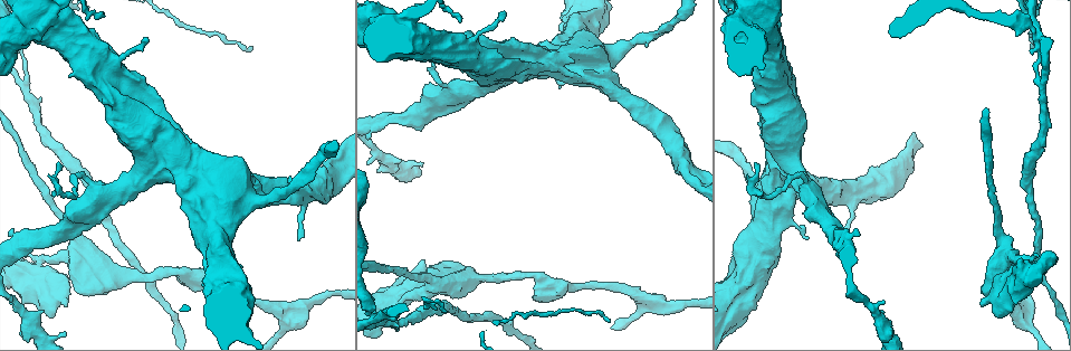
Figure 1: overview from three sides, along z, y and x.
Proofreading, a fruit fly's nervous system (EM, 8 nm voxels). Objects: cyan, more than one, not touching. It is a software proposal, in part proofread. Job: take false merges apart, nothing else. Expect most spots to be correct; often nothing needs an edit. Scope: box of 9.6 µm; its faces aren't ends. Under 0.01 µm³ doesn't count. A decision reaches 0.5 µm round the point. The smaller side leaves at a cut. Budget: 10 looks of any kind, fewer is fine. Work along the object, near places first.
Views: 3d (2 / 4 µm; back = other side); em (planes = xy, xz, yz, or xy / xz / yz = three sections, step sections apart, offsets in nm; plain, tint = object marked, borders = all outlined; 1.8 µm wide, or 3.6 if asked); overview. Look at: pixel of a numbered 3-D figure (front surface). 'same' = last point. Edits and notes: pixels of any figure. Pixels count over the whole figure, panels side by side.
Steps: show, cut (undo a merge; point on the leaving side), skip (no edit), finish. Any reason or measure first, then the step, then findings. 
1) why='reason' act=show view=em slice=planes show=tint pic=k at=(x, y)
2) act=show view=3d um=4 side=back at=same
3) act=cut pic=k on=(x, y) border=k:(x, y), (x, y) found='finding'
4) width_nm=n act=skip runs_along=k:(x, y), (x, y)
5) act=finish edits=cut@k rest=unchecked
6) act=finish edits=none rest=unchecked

why='closes a loop' act=show view=em slice=planes show=tint pic=1 at=(1005, 256)

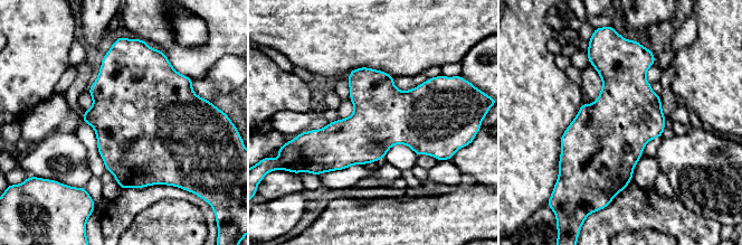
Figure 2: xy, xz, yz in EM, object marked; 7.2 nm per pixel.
act=skip found='all the same neuron'

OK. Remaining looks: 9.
why='narrows sharply' act=show view=3d um=4 pic=1 at=(375, 318)

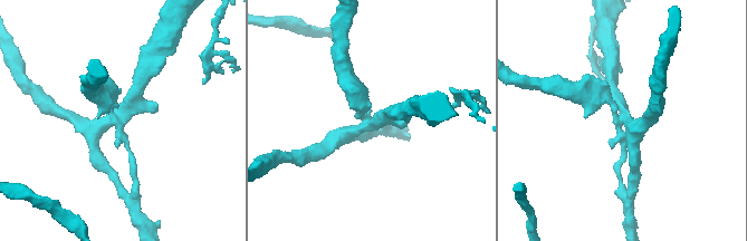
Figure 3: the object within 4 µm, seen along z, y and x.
act=show view=em slice=planes show=borders pic=3 at=(368, 123)

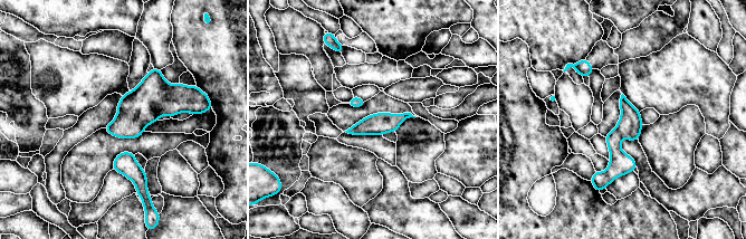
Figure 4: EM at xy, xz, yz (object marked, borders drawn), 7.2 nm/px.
act=cut pic=4 on=(620, 164) found='two neurons meet here'

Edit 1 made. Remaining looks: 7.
act=show view=overview

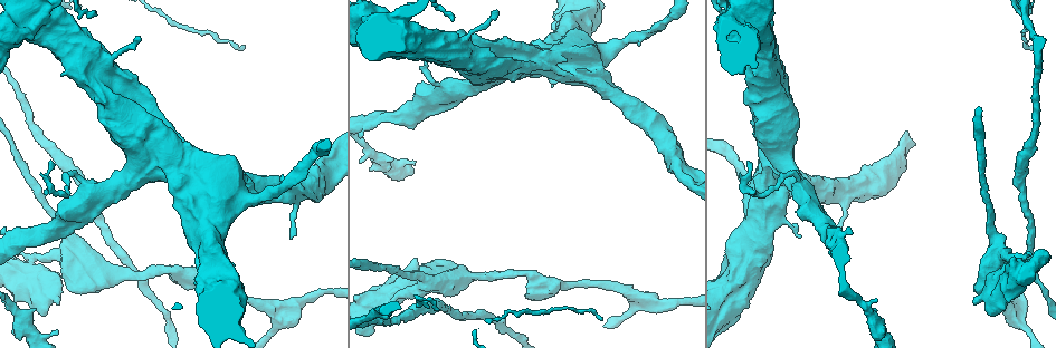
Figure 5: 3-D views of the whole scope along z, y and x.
why='touches itself' act=show view=em um=3.6 slice=xy step=16 show=tint pic=5 at=(547, 60)

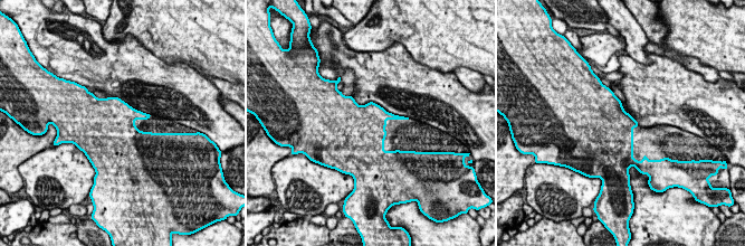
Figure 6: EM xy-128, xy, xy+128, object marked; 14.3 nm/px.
why='another direction' act=show view=em um=3.6 slice=planes show=tint at=same

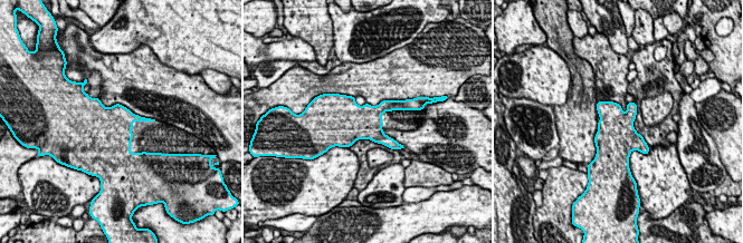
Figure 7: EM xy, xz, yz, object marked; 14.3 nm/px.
width_nm=480 act=skip found='all the same neuron'

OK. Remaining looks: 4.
why='thick turns thin' act=show view=em slice=yz step=8 show=tint pic=5 at=(748, 19)

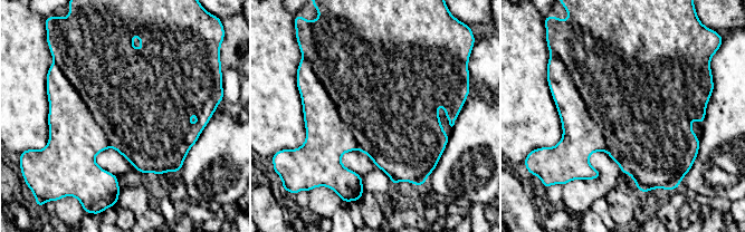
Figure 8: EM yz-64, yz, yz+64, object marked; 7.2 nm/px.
why='another direction' act=show view=em slice=planes show=tint at=same

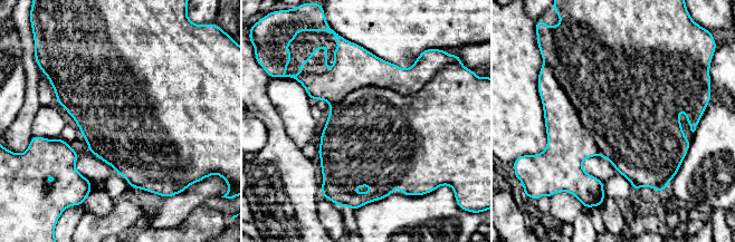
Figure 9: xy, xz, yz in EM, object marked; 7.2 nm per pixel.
width_nm=850 act=cut pic=9 on=(354, 67) border=9:(431, 78), (331, 105) found='a second neuron is stuck on'

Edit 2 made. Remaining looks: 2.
act=finish edits=cut@4,cut@9 rest=unchecked

